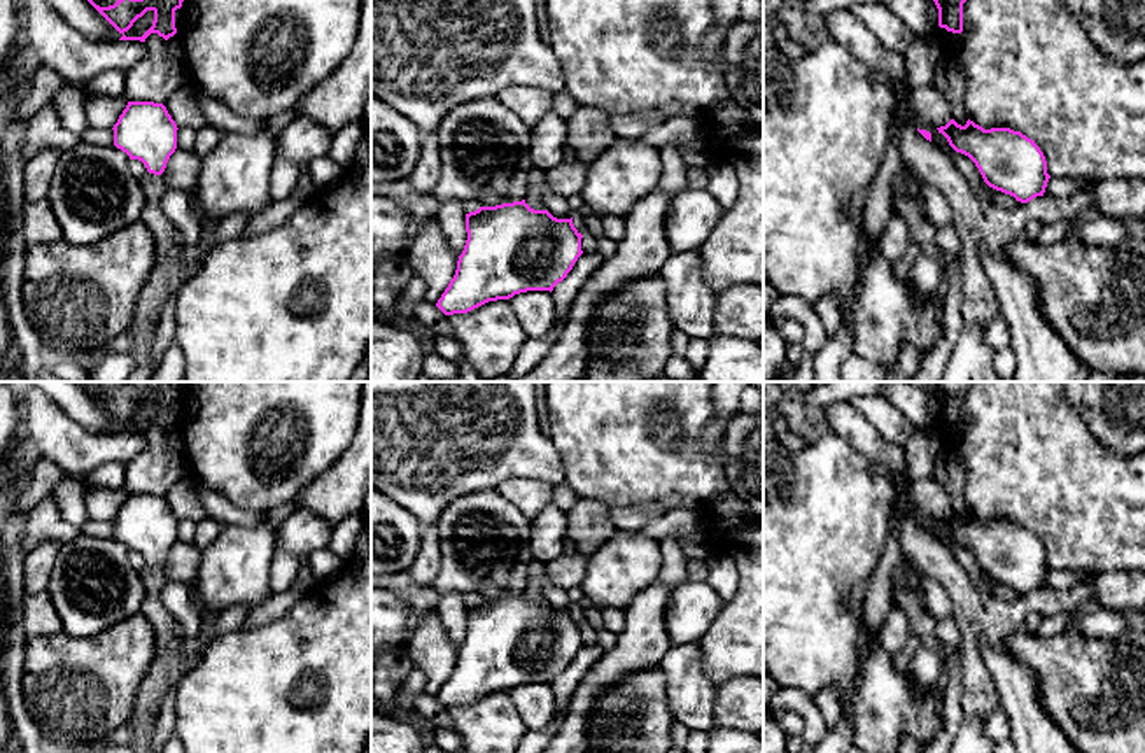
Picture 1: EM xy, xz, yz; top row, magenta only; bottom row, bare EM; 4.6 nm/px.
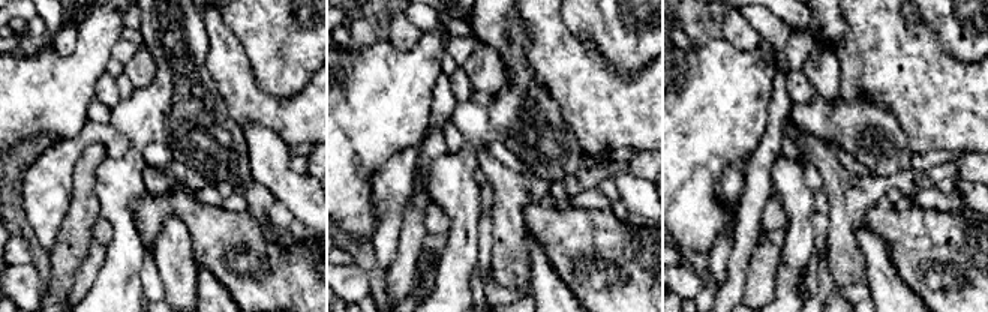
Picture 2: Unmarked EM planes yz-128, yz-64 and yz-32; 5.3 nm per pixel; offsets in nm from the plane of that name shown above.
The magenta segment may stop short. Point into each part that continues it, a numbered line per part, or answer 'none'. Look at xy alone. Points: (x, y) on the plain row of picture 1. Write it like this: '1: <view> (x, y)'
1: xy (167, 669)

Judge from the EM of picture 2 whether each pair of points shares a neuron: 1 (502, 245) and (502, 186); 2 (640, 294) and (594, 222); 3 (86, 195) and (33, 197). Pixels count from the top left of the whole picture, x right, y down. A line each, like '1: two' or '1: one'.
1: one
2: one
3: two

